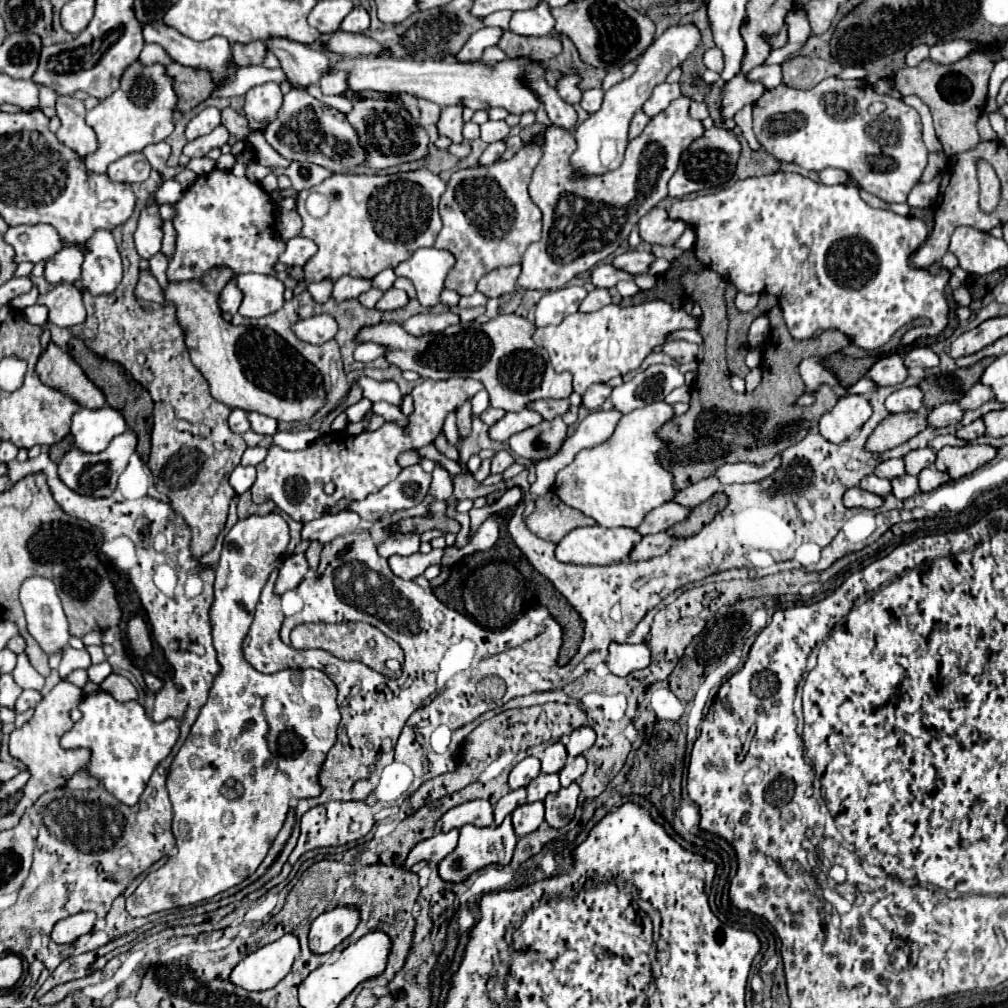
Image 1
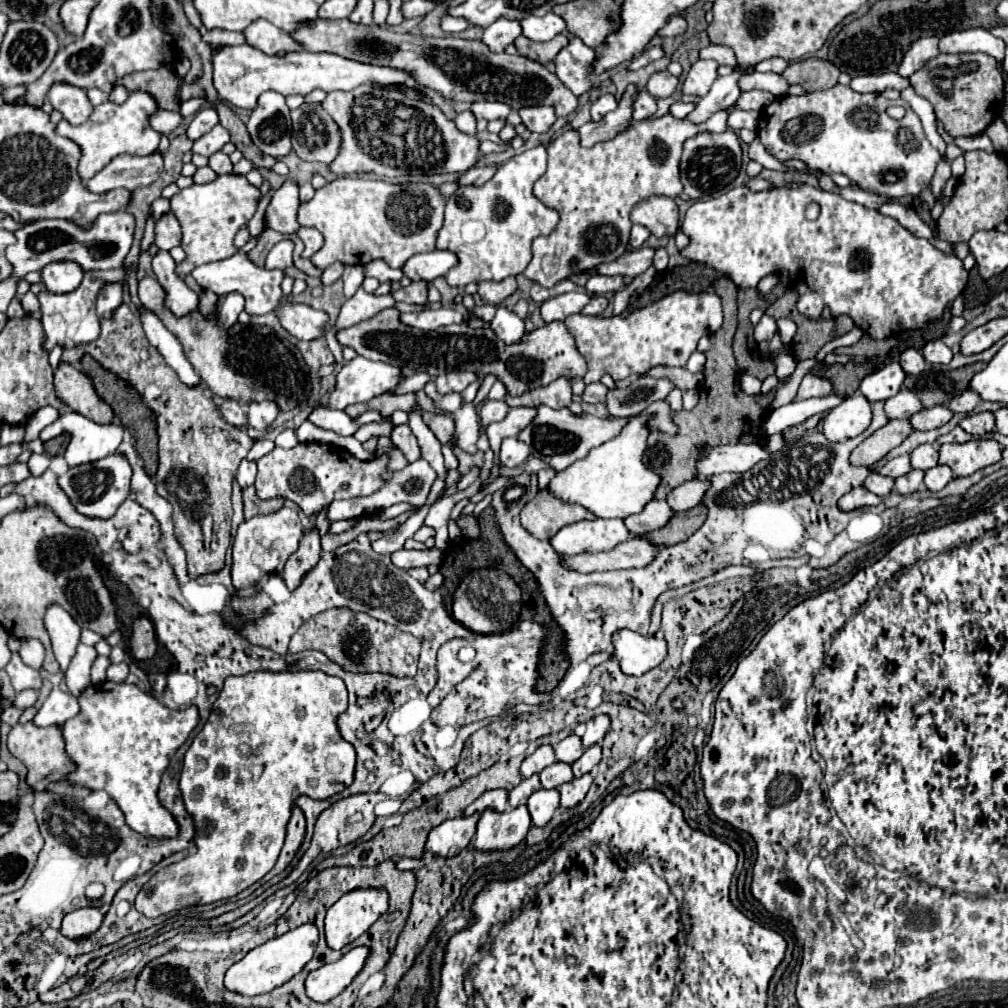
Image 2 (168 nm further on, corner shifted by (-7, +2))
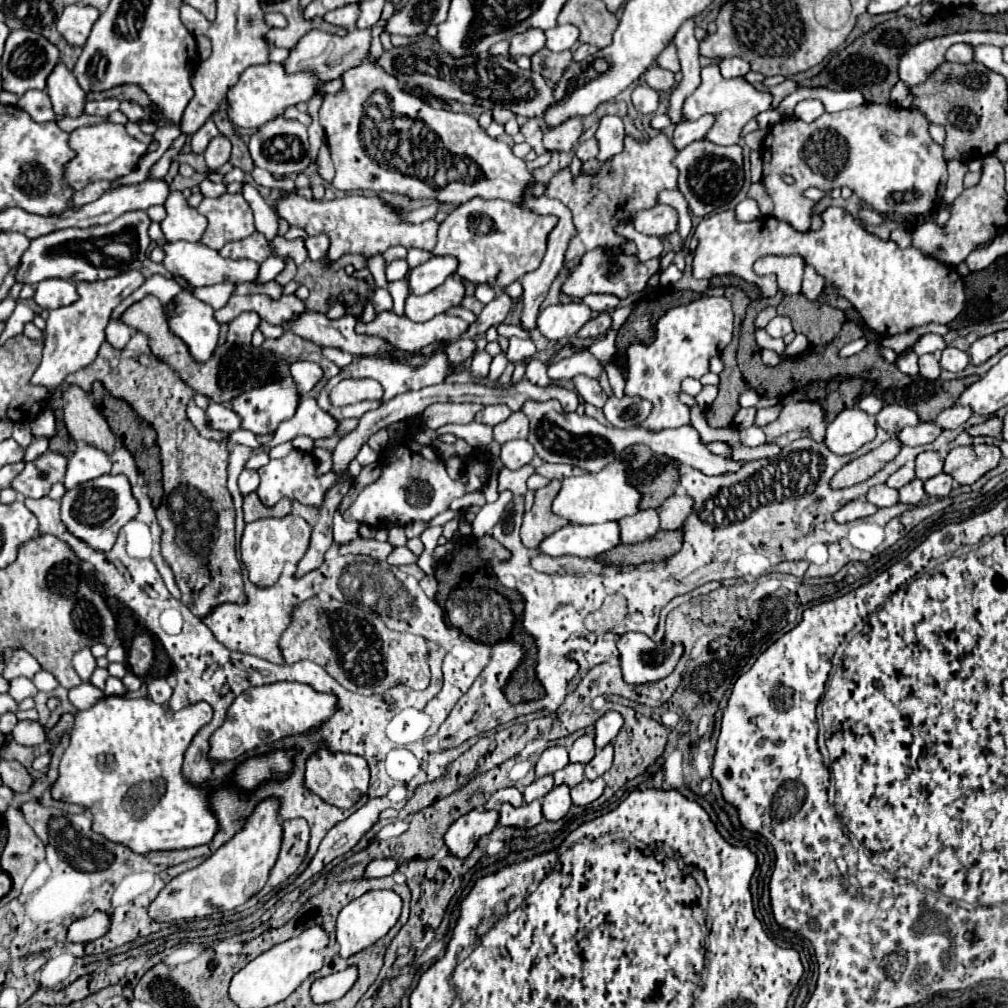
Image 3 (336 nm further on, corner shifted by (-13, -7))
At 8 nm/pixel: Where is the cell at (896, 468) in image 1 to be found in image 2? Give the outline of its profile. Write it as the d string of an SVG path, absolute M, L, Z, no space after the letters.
M898 456L890 462L886 462L880 470L882 476L890 476L890 478L898 478L898 476L904 476L908 474L912 468L910 468L910 458L908 456Z

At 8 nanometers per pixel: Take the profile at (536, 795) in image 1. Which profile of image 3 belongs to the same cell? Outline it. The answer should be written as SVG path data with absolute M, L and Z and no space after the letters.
M570 763L570 765L566 765L564 769L560 769L560 771L554 773L554 783L556 783L556 785L576 787L578 783L584 781L582 771L584 771L584 765L580 765L580 763Z

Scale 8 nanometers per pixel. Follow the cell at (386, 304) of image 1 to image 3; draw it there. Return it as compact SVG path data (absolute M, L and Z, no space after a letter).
M448 277L440 287L426 295L408 295L406 299L406 317L412 321L428 321L434 315L444 313L446 309L460 305L464 299L464 285L460 279Z

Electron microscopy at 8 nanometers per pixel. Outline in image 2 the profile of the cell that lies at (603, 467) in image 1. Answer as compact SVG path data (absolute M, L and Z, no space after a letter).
M644 416L632 418L616 438L592 448L586 458L574 462L566 470L556 472L548 484L550 492L564 502L588 508L598 518L626 518L628 514L640 512L654 498L656 486L660 484L660 476L652 474L642 462L650 430L640 418Z

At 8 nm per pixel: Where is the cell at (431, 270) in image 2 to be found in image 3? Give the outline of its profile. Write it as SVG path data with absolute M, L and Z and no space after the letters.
M430 257L426 263L410 271L410 287L414 295L424 295L454 275L458 261L454 257Z

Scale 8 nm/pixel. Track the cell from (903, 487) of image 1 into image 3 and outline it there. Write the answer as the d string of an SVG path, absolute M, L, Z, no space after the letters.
M914 479L900 489L900 503L906 503L906 505L918 505L922 503L924 497L926 497L924 483L920 479Z

